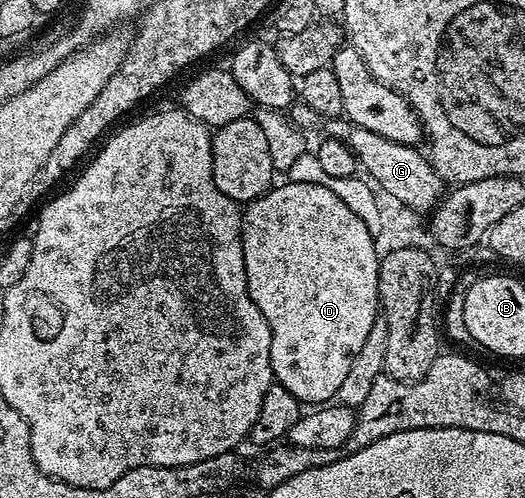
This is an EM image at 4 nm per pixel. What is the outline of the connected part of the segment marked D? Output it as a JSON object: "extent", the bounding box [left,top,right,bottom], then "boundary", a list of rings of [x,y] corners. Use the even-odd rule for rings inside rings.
{"extent":[242,181,380,404],"boundary":[[[283,181],[284,184],[275,185],[257,198],[254,202],[245,203],[242,210],[242,247],[244,248],[244,272],[248,280],[248,296],[252,296],[252,304],[264,312],[264,320],[268,320],[268,328],[272,332],[272,372],[277,385],[288,388],[292,396],[296,396],[303,404],[326,404],[337,399],[340,392],[340,384],[347,378],[348,371],[351,370],[352,360],[360,353],[360,348],[364,345],[364,340],[368,337],[368,332],[372,329],[372,324],[380,317],[380,307],[378,304],[378,264],[380,253],[373,240],[372,233],[368,232],[368,224],[336,196],[328,188],[320,188],[320,184],[304,184],[303,182]]]}

